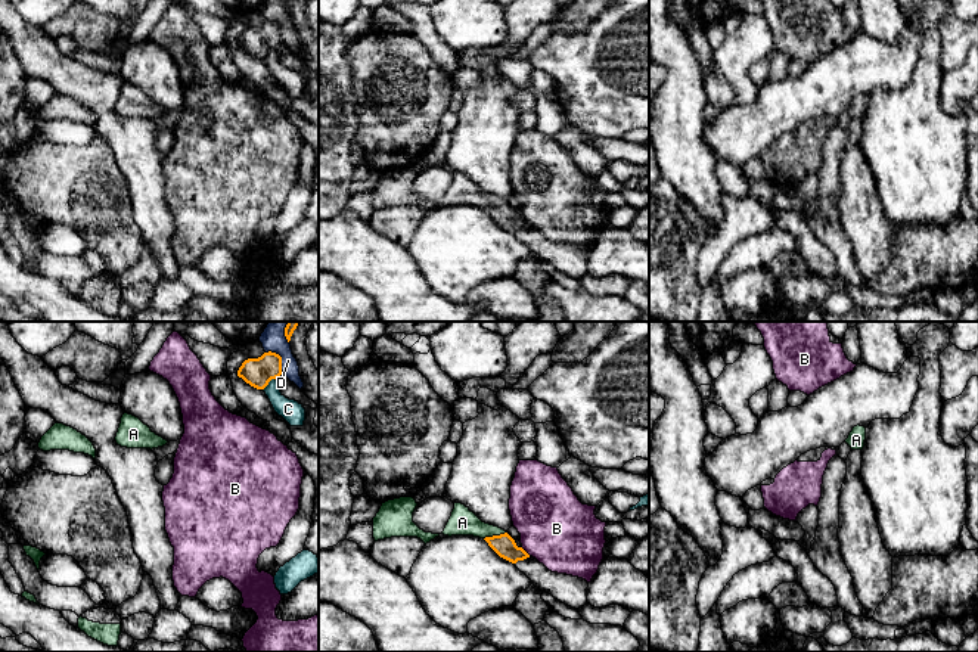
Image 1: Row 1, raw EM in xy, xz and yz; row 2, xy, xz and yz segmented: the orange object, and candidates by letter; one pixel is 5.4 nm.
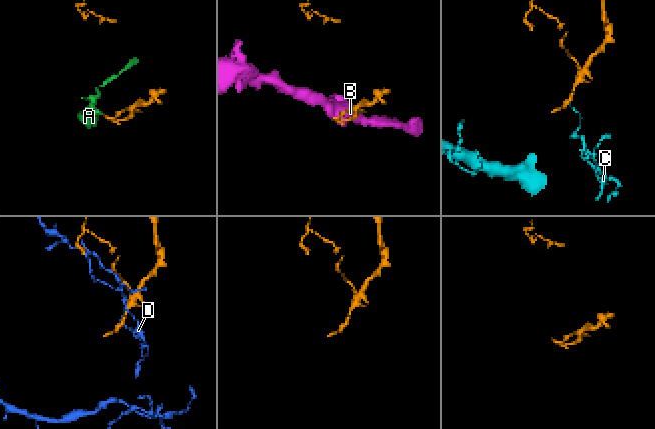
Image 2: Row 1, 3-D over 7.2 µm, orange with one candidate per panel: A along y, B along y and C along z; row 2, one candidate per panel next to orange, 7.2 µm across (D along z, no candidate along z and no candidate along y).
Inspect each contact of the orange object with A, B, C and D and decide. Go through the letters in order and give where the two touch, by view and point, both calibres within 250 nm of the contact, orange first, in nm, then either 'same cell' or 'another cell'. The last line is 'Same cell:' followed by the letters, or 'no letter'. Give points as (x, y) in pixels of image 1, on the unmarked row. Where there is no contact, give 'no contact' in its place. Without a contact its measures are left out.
A: meets orange in xz at (494, 205); 120 nm thick on the orange side, 140 nm on the other; same cell
B: meets orange in xz at (524, 220); 120 nm thick on the orange side, 400 nm on the other; another cell
C: meets orange in xy at (267, 53); 160 nm thick on the orange side, 120 nm on the other; another cell
D: meets orange in xy at (281, 27); 160 nm thick on the orange side, 120 nm on the other; another cell
Same cell: A

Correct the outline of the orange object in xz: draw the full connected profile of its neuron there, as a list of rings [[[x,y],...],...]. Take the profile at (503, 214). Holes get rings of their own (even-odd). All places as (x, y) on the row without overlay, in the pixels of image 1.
[[[454,173],[451,186],[441,204],[448,207],[474,205],[484,208],[500,227],[512,233],[530,227],[522,217],[516,215],[515,209],[504,199],[482,192],[462,173]]]

